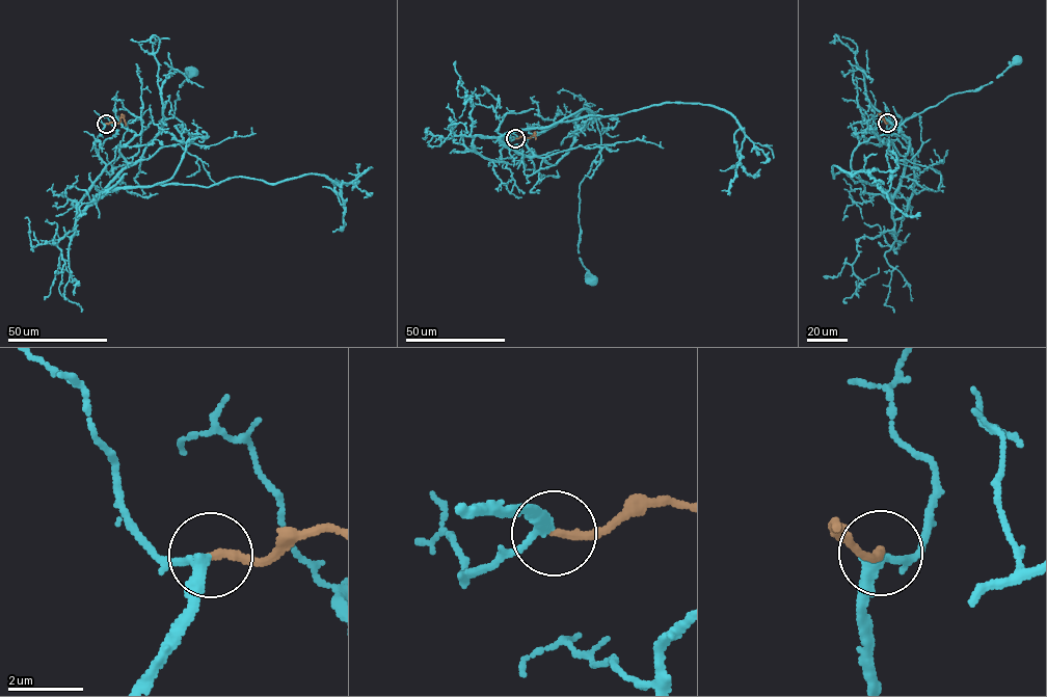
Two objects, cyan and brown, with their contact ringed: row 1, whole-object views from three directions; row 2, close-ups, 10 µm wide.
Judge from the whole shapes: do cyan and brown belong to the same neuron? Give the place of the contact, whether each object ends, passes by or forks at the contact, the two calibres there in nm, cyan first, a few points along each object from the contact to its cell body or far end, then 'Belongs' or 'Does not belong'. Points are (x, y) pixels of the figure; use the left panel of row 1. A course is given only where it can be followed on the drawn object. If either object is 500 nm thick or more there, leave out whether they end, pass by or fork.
Place: (106, 124). At the ring cyan passes by. At the ring brown ends. Thickness 280 nm (cyan) against 220 nm. Course of cyan: (105, 124), (95, 146), (105, 167), (77, 218), (111, 190), (173, 175), (193, 141), (175, 115), (192, 72). Course of brown: (105, 124), (117, 124), (122, 117), (126, 125). Belongs

